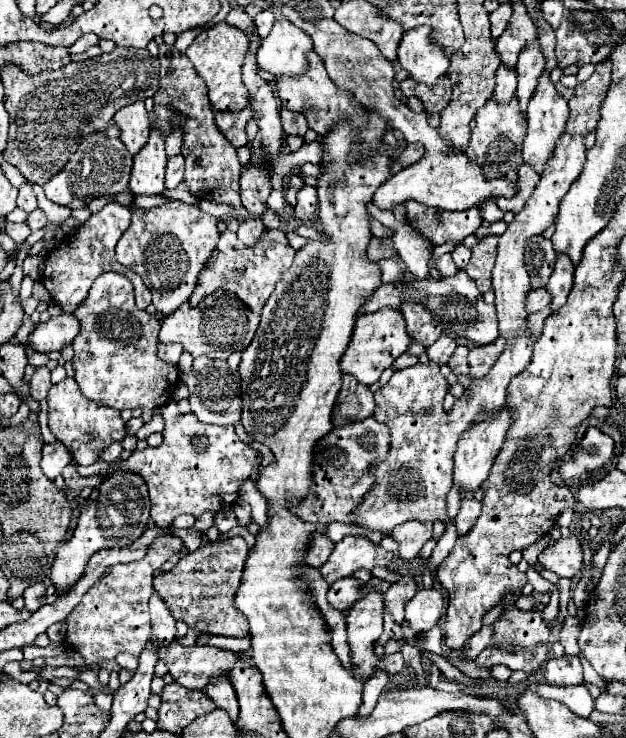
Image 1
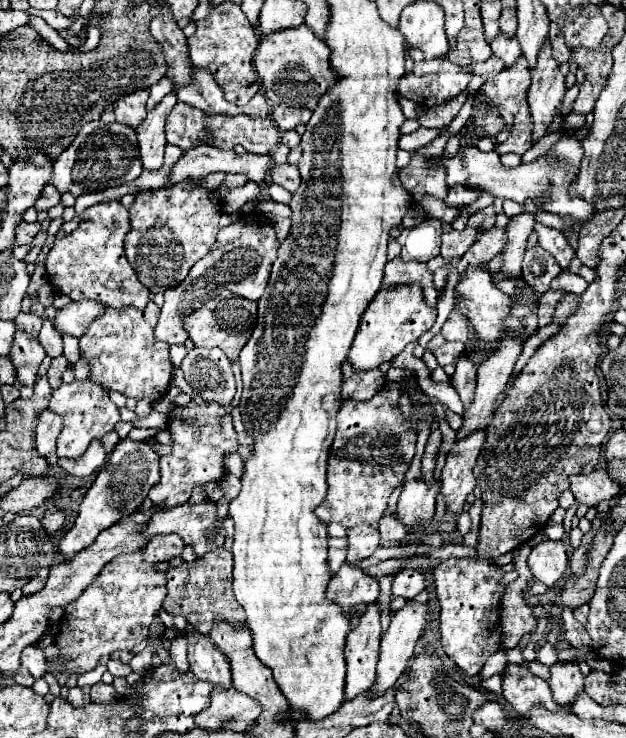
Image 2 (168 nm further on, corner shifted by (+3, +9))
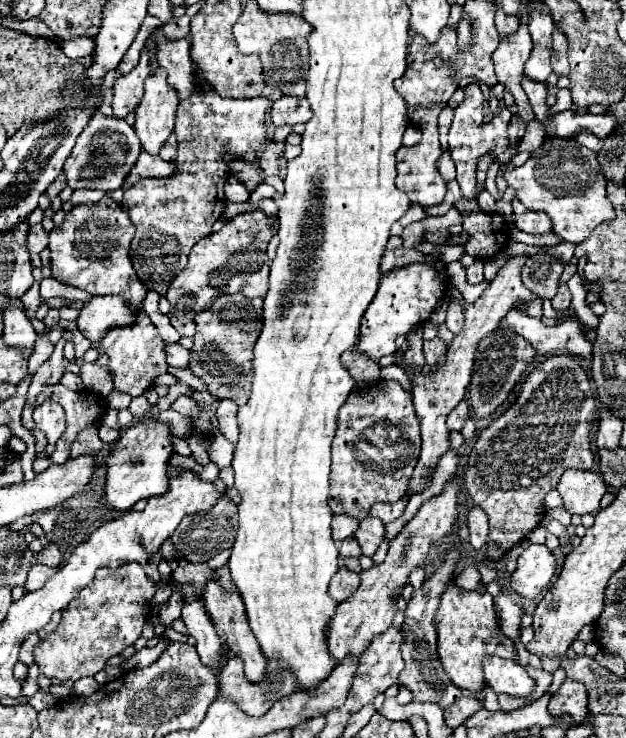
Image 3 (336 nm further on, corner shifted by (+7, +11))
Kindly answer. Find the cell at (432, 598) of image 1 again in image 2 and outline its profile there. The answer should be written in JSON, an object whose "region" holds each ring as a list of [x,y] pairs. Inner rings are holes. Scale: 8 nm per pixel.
{"region":[[[406,602],[406,606],[402,610],[392,614],[392,622],[390,622],[388,630],[382,634],[378,676],[376,676],[376,682],[372,684],[372,694],[384,694],[404,674],[404,670],[408,666],[408,660],[414,656],[414,646],[416,646],[418,638],[422,636],[422,628],[426,626],[428,616],[430,616],[428,604],[408,604],[408,602]]]}

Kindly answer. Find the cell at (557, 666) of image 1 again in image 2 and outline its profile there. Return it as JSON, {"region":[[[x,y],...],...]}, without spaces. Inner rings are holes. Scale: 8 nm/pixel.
{"region":[[[556,662],[550,668],[550,672],[552,672],[550,688],[554,694],[554,702],[560,706],[574,704],[576,694],[580,694],[580,690],[584,688],[584,676],[580,668],[574,662],[566,662],[566,664]]]}

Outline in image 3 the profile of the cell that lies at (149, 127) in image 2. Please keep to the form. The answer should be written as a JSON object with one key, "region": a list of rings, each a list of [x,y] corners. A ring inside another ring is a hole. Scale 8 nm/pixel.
{"region":[[[158,68],[144,82],[144,98],[136,108],[134,130],[140,138],[142,148],[158,156],[160,146],[168,140],[174,130],[174,114],[178,106],[178,96],[174,88],[168,88],[164,70]]]}

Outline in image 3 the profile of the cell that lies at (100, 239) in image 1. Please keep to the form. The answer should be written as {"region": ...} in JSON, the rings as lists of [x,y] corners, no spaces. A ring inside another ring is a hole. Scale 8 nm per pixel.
{"region":[[[98,202],[92,206],[74,206],[60,228],[50,232],[52,252],[52,276],[60,282],[86,290],[88,294],[116,294],[122,296],[128,308],[138,312],[146,298],[146,286],[138,280],[130,264],[130,240],[134,236],[134,224],[128,214],[116,202]]]}

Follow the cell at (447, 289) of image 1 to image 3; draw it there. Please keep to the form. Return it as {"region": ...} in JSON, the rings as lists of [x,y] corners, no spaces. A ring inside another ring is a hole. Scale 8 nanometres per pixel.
{"region":[[[512,308],[502,318],[502,328],[512,328],[516,334],[526,338],[540,356],[554,354],[574,354],[574,356],[592,356],[592,342],[582,334],[586,328],[582,322],[558,322],[556,326],[544,326],[538,318],[528,316],[520,308]]]}

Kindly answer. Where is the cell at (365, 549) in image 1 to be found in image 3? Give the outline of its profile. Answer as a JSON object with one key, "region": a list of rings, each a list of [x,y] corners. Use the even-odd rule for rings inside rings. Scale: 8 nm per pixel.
{"region":[[[372,516],[360,520],[360,526],[354,532],[354,538],[358,540],[364,556],[374,556],[374,552],[378,550],[380,542],[384,538],[384,524],[382,524],[382,520],[372,518]]]}

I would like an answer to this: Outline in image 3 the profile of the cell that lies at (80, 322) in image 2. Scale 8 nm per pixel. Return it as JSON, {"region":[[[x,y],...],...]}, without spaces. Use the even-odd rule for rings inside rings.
{"region":[[[92,296],[82,304],[76,326],[88,340],[100,342],[100,336],[104,336],[108,328],[132,324],[132,316],[134,312],[126,308],[120,296]]]}

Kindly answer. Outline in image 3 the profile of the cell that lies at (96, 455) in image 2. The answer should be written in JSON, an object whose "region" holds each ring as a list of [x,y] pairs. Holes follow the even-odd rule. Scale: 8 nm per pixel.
{"region":[[[86,428],[72,444],[72,458],[84,456],[84,454],[96,454],[100,450],[102,450],[102,442],[98,438],[98,428]]]}

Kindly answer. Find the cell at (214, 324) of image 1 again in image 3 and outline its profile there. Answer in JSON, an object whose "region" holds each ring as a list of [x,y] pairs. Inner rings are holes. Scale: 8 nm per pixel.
{"region":[[[240,294],[220,296],[208,310],[196,314],[196,334],[192,346],[192,372],[202,378],[210,394],[218,400],[230,398],[244,406],[252,388],[252,348],[262,324],[262,298],[244,298]]]}

